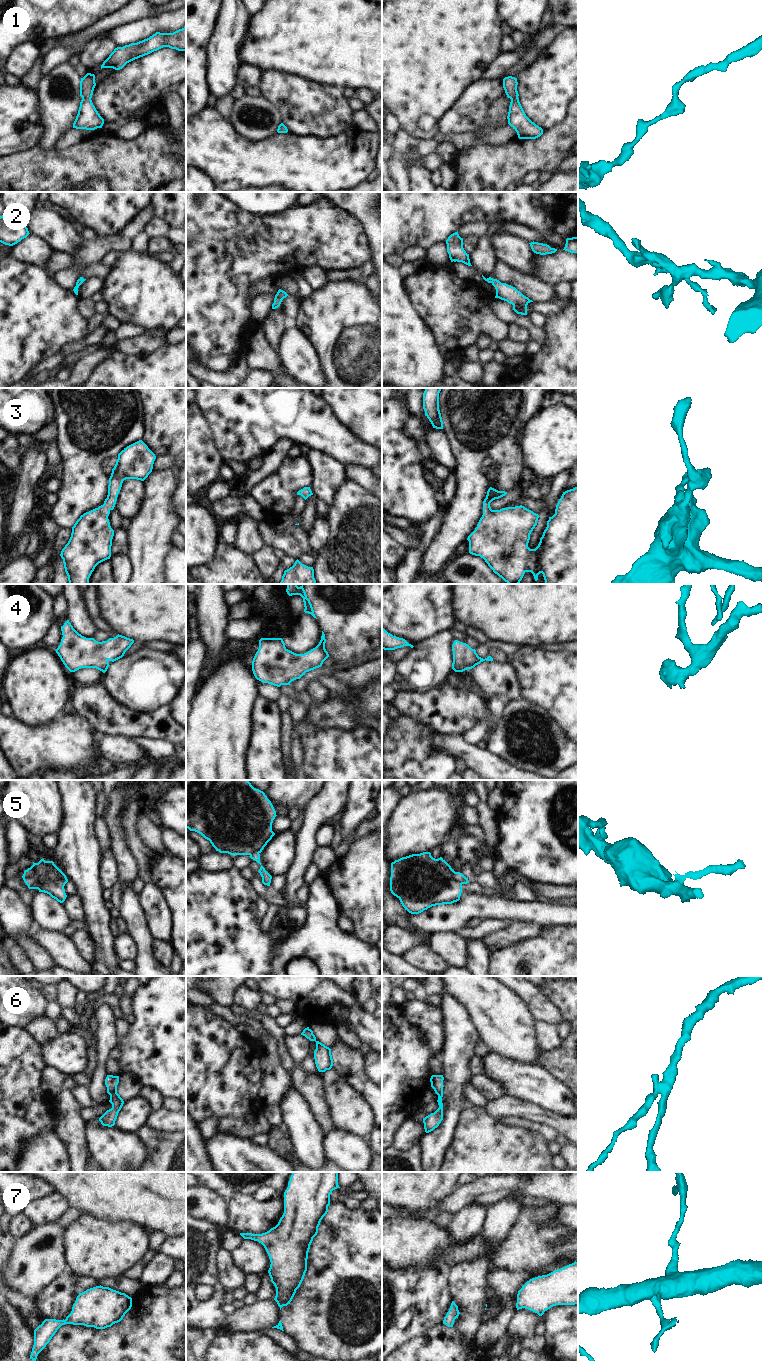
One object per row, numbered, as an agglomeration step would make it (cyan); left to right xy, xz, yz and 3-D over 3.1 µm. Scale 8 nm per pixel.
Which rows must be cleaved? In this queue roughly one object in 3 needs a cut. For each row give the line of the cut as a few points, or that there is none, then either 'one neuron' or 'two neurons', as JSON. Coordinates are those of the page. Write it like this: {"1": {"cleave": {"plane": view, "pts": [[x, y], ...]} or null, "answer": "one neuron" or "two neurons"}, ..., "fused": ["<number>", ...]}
{"1": {"cleave": null, "answer": "one neuron"}, "2": {"cleave": null, "answer": "one neuron"}, "3": {"cleave": null, "answer": "one neuron"}, "4": {"cleave": null, "answer": "one neuron"}, "5": {"cleave": {"plane": "yz", "pts": [[454, 872], [454, 878], [461, 884]]}, "answer": "two neurons"}, "6": {"cleave": null, "answer": "one neuron"}, "7": {"cleave": null, "answer": "one neuron"}, "fused": ["5"]}

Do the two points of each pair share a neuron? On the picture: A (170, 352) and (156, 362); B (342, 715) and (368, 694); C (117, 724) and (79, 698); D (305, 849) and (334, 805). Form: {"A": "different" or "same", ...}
{"A": "same", "B": "same", "C": "same", "D": "same"}

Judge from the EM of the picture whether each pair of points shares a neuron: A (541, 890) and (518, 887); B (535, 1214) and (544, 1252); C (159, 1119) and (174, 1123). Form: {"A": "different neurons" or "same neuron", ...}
{"A": "different neurons", "B": "same neuron", "C": "same neuron"}

